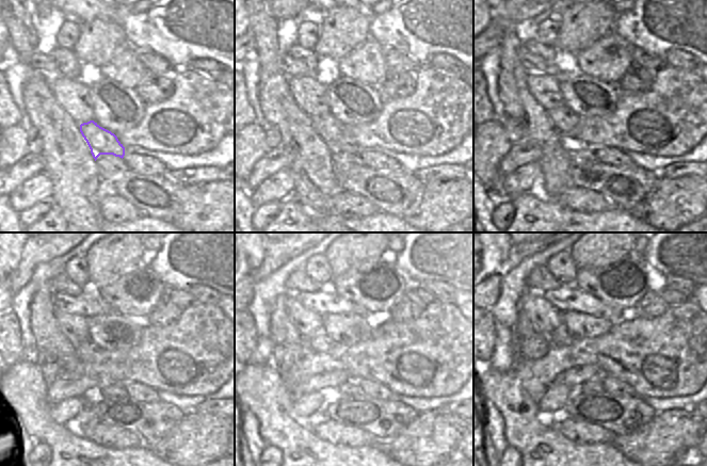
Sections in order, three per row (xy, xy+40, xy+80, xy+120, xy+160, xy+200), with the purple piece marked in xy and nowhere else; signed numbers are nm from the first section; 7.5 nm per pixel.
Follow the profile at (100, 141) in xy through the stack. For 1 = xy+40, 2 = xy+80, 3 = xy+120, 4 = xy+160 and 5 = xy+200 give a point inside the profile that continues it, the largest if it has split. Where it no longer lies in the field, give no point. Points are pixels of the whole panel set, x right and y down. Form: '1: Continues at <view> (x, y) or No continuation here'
1: Continues at xy+40 (335, 134)
2: Continues at xy+80 (563, 119)
3: Continues at xy+120 (86, 352)
4: Continues at xy+160 (320, 342)
5: Continues at xy+200 (560, 337)

